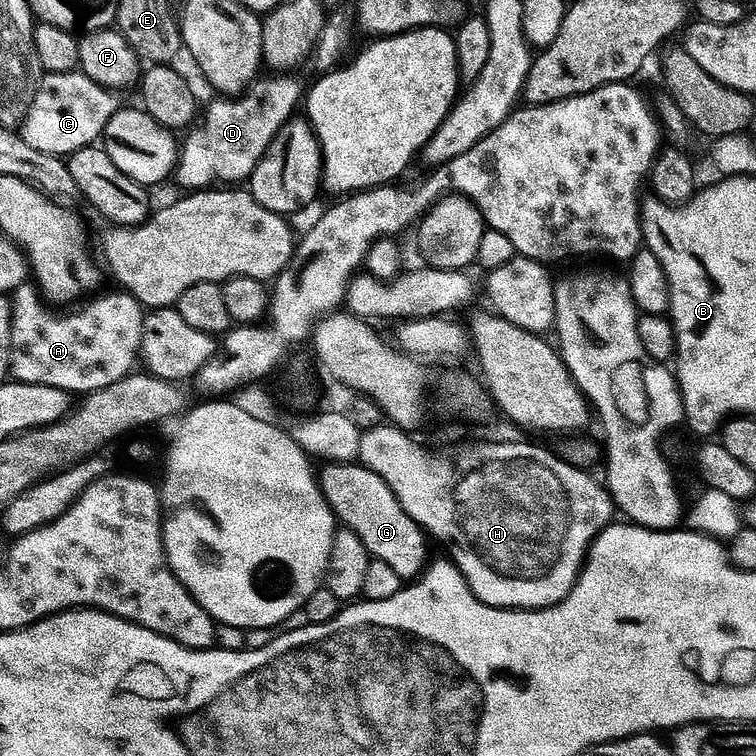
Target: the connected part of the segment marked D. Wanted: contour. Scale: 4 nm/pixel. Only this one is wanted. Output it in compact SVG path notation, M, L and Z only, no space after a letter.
M292 74L266 76L257 79L243 96L216 98L205 112L203 109L201 124L183 137L174 180L186 190L240 186L248 182L267 148L284 125L297 115L296 107L299 104L301 107L306 96L305 85L300 85Z

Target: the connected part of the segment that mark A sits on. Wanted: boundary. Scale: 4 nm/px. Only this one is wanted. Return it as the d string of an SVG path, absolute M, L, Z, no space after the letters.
M23 284L11 293L12 301L12 367L11 375L21 384L50 386L73 394L91 394L106 390L116 382L131 376L141 359L143 326L146 309L133 296L123 290L115 290L109 296L96 294L87 302L73 307L65 316L59 316L46 303L39 287Z

